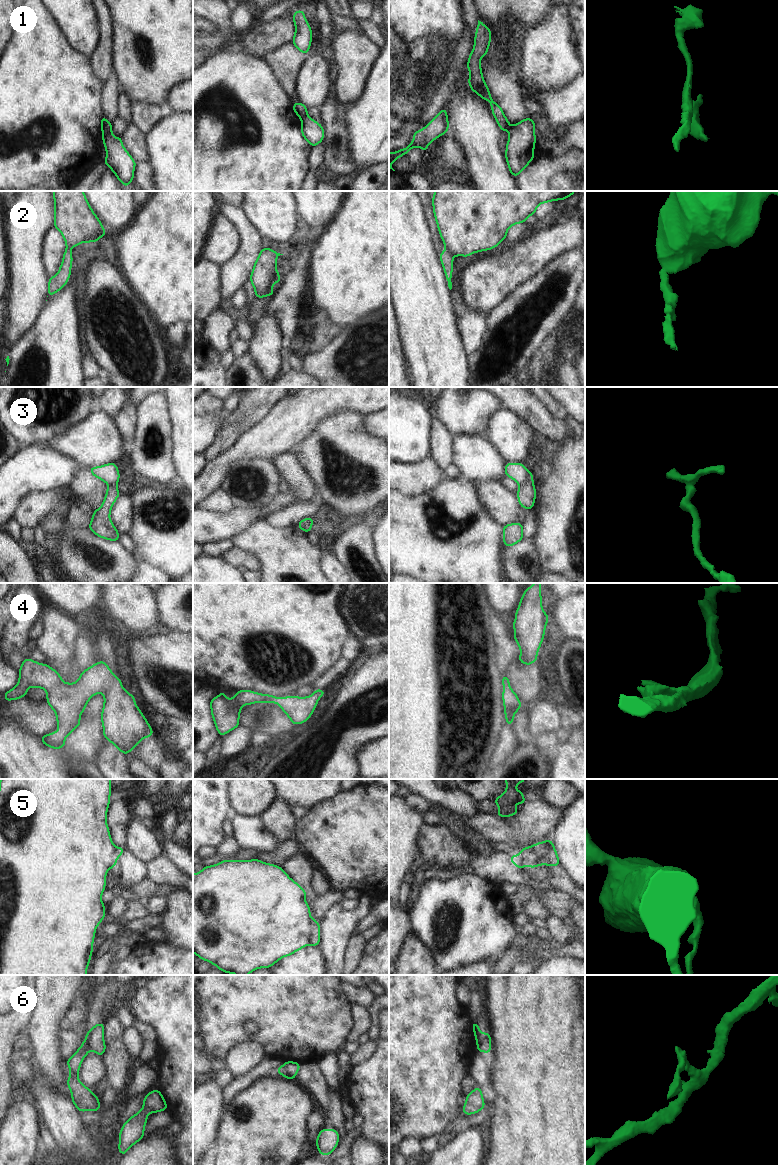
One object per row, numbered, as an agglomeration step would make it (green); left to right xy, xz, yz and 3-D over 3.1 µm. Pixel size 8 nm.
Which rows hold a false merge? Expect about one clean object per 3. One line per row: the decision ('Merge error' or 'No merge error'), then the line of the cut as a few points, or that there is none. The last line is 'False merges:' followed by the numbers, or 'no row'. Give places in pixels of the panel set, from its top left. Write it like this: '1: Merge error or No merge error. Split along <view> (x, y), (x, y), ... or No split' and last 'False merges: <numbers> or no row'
1: Merge error. Split along xy (110, 130), (103, 136)
2: Merge error. Split along yz (446, 247), (453, 255)
3: Merge error. Split along yz (532, 478), (519, 485)
4: No merge error. No split
5: Merge error. Split along yz (547, 840), (534, 854), (544, 857), (548, 864)
6: Merge error. Split along yz (489, 1044), (481, 1041), (477, 1045)
False merges: 1, 2, 3, 5, 6.

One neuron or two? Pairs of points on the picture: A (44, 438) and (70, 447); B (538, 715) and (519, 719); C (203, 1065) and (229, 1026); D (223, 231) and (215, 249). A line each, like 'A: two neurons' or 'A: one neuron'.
A: two neurons
B: two neurons
C: two neurons
D: one neuron

